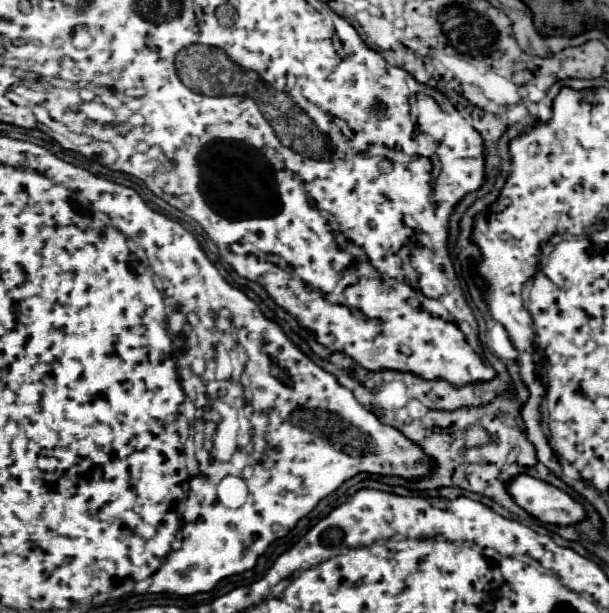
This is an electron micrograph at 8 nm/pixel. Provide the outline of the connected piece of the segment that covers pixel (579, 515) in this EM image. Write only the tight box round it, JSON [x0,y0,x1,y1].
[507,476,587,526]

